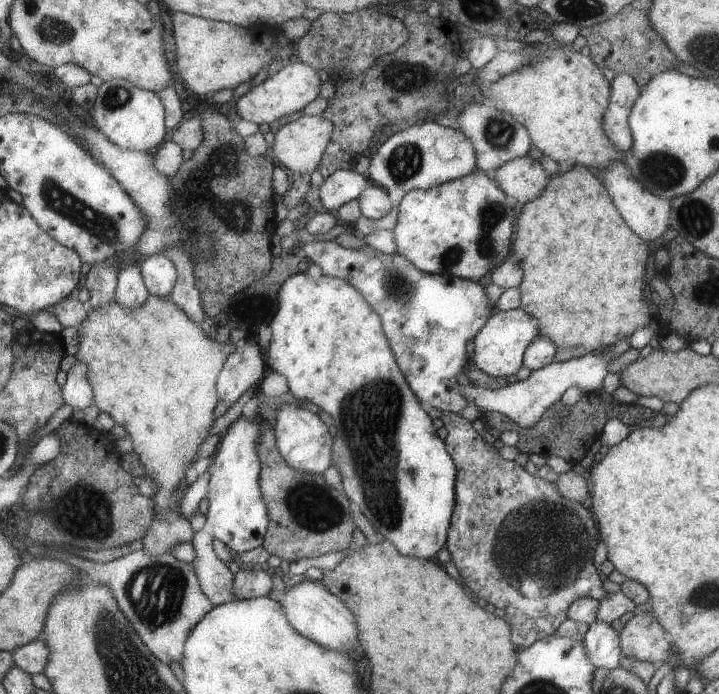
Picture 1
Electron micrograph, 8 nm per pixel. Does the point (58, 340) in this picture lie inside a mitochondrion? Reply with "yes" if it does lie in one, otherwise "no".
no

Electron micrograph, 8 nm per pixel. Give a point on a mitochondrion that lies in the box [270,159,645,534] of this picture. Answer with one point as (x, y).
(371, 414)

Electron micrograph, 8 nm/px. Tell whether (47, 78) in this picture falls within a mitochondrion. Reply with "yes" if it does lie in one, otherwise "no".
no

